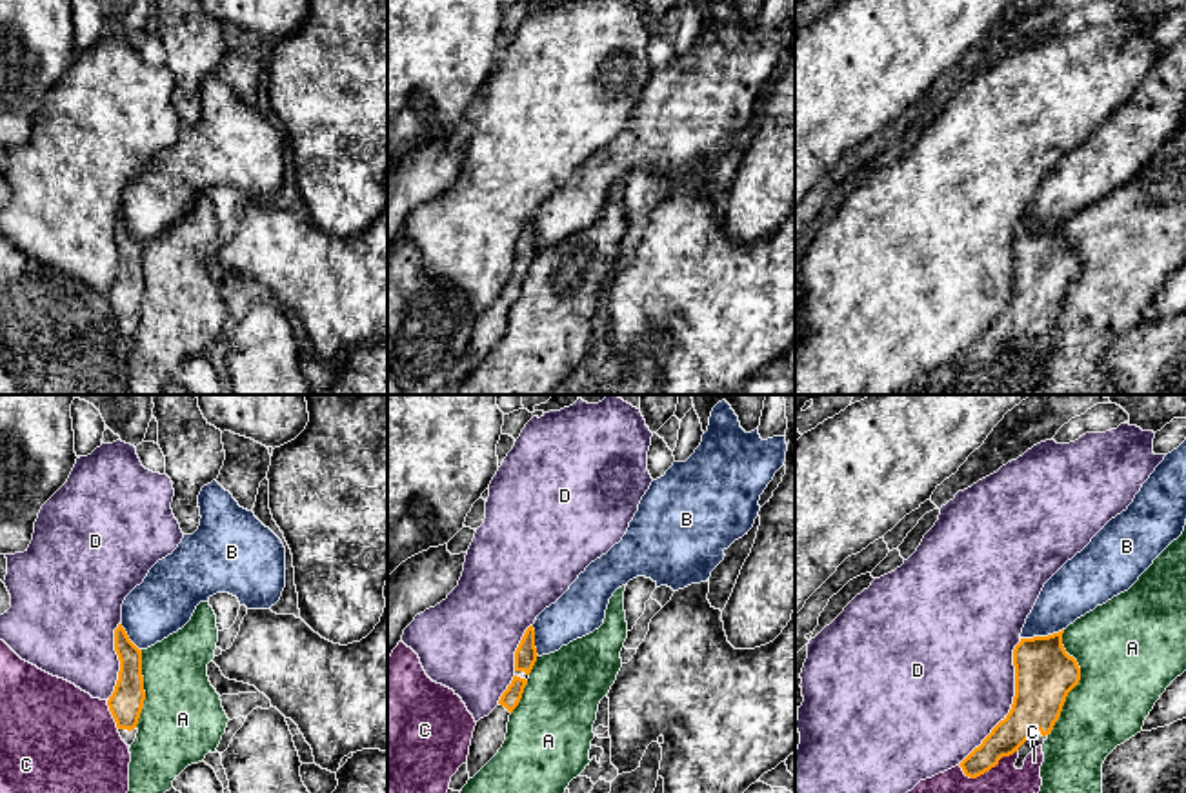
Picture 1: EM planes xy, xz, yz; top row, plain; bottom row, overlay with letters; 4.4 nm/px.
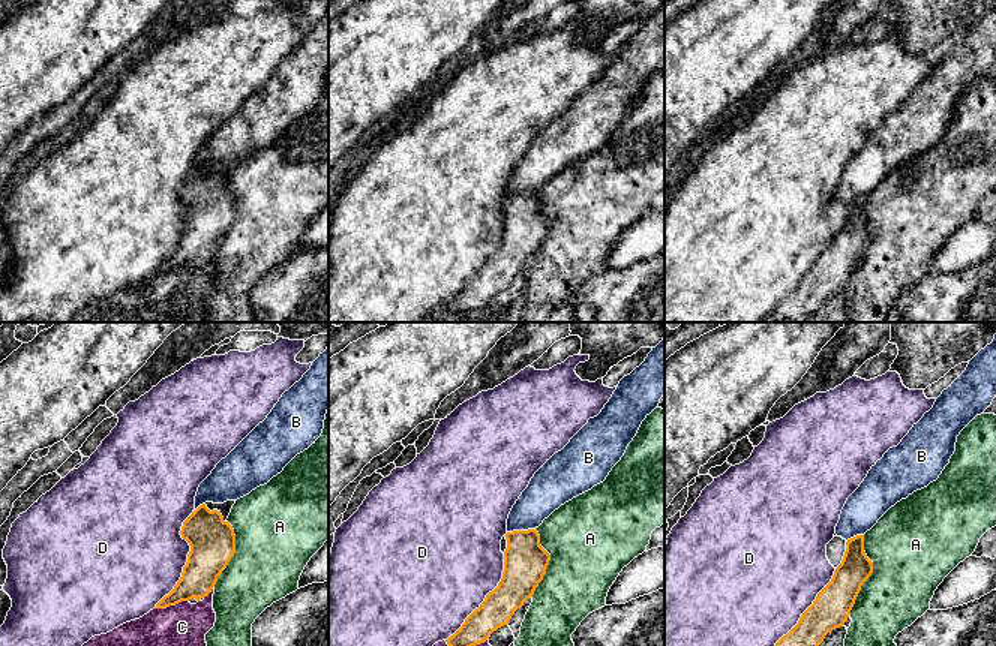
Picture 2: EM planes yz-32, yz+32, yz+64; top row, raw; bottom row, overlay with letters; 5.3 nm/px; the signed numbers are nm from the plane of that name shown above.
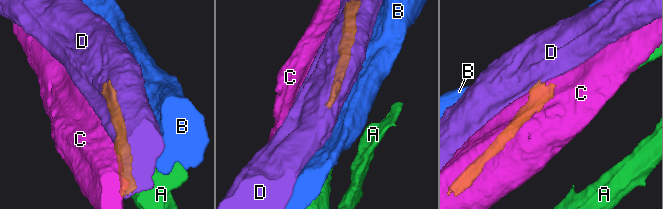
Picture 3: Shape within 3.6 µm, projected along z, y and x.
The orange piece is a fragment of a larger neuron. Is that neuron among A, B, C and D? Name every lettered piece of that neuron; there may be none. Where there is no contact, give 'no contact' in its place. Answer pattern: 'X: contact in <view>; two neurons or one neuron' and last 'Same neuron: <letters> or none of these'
A: contact in yz; two neurons
B: contact in yz; two neurons
C: contact in yz; two neurons
D: contact in yz; two neurons
Same neuron: none of these

